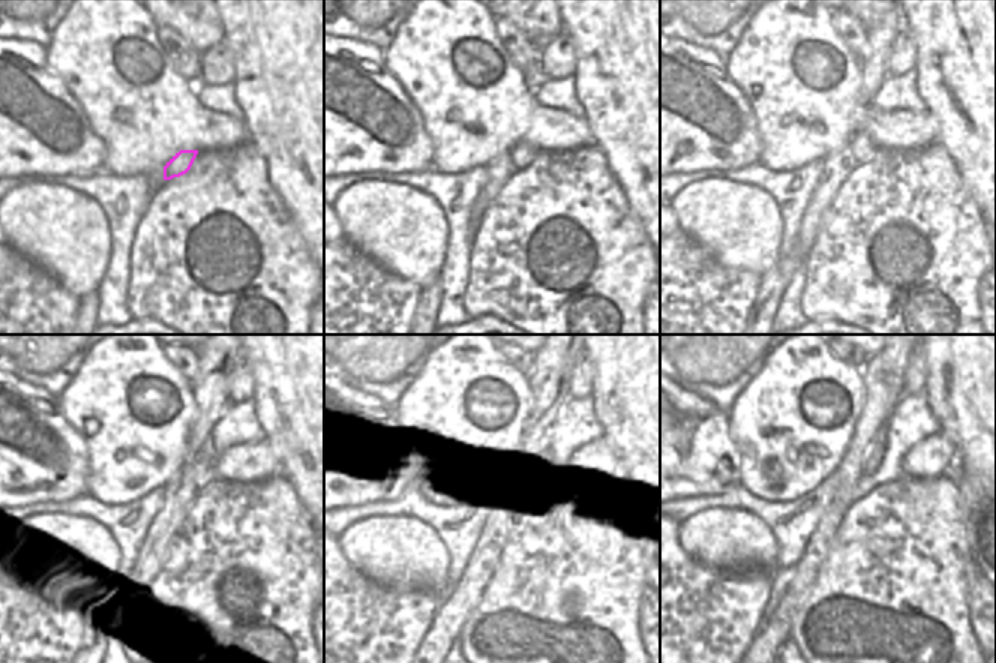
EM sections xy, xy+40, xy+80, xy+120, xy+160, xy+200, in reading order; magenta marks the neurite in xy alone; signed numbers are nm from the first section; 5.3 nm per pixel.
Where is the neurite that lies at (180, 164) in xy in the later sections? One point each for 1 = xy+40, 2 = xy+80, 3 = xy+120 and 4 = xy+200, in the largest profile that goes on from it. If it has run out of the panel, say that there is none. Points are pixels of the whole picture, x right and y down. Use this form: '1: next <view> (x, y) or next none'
1: next xy+40 (522, 153)
2: next xy+80 (861, 146)
3: next xy+120 (203, 473)
4: next xy+200 (873, 453)

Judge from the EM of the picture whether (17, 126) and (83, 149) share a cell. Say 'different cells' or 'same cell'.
same cell

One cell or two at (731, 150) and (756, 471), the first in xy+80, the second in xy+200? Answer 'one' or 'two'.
two

